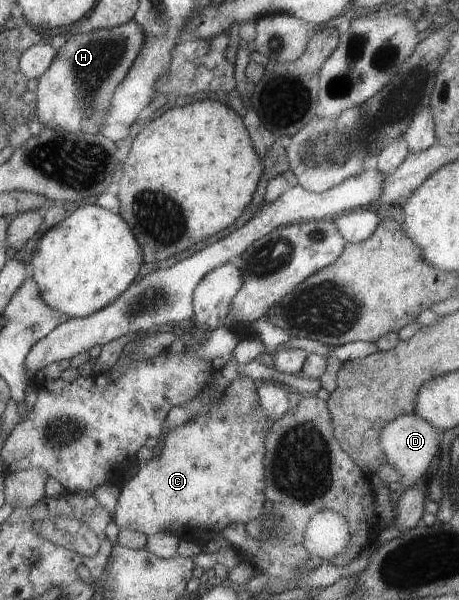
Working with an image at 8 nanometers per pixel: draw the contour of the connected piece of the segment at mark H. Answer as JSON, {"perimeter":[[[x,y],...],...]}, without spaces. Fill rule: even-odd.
{"perimeter":[[[133,19],[112,28],[97,28],[88,33],[70,35],[56,47],[56,56],[50,66],[40,75],[36,88],[35,117],[42,126],[60,127],[66,130],[81,130],[96,134],[104,127],[103,118],[107,113],[111,94],[130,70],[145,41],[145,35]]]}

